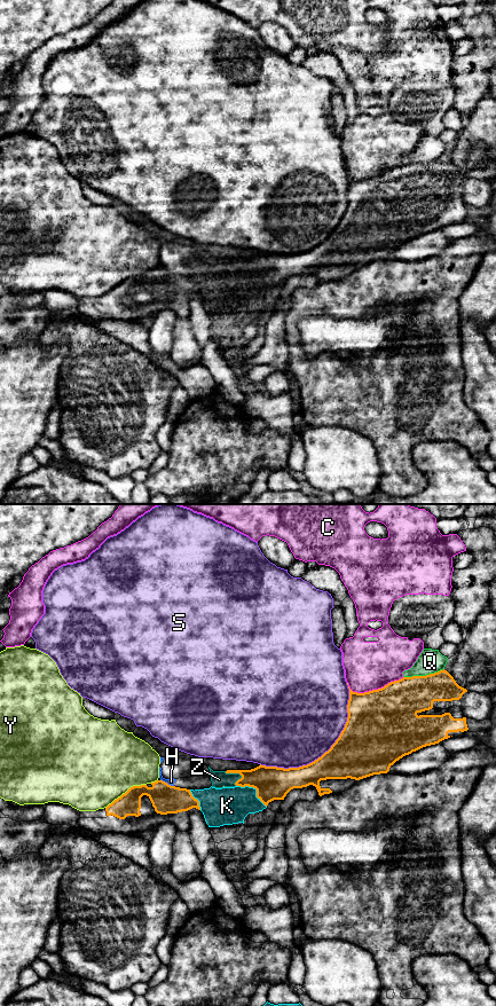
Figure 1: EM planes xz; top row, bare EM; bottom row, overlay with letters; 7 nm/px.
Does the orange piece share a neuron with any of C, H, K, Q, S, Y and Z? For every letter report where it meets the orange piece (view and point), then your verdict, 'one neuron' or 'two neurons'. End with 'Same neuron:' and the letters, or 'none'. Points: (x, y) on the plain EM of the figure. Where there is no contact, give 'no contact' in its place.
C: xz (375, 177) | two neurons
H: xz (166, 269) | two neurons
K: xz (254, 274) | two neurons
Q: xz (423, 163) | two neurons
S: xz (328, 237) | two neurons
Y: xz (126, 278) | two neurons
Z: xz (234, 259) | two neurons
Same neuron: none

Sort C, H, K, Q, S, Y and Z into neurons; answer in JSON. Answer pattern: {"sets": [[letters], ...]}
{"sets": [["C"], ["H", "K", "Z"], ["Q"], ["S"], ["Y"]]}

